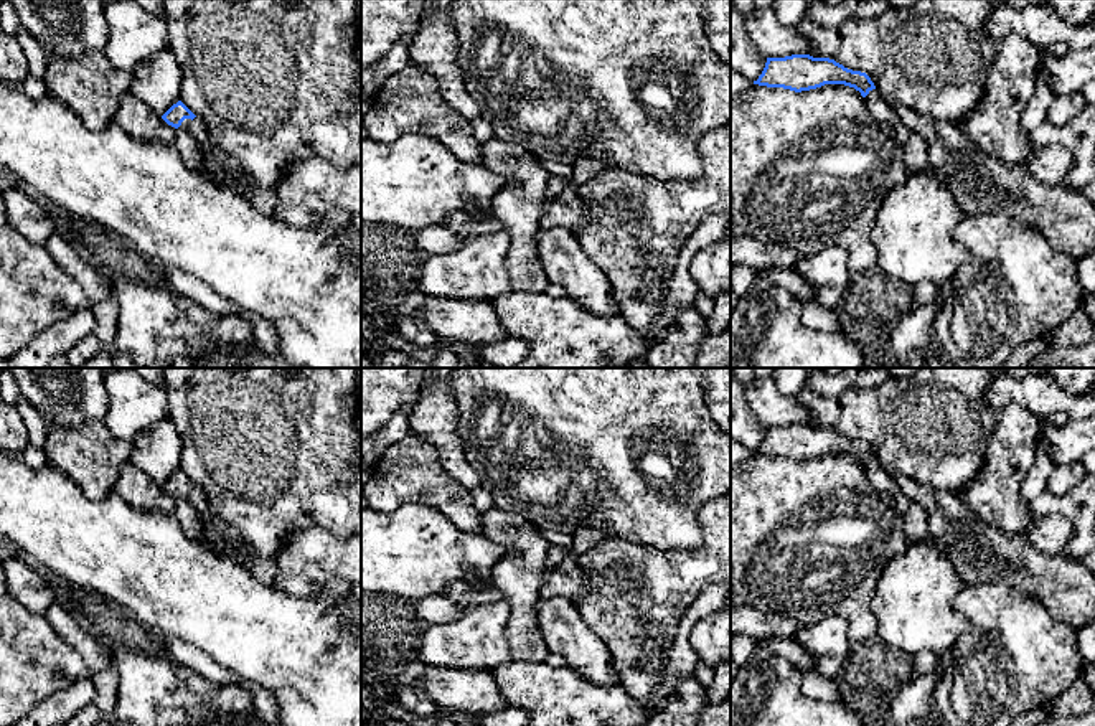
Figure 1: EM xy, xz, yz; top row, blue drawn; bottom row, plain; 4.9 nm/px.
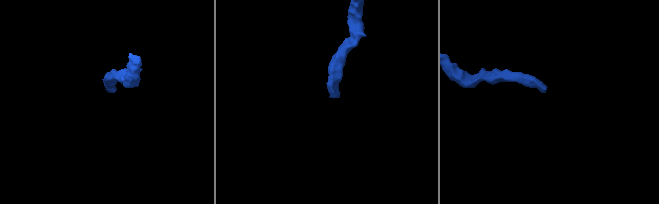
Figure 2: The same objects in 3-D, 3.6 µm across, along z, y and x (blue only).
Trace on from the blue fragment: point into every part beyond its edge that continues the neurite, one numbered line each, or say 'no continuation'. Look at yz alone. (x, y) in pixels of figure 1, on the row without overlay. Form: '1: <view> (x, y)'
no continuation

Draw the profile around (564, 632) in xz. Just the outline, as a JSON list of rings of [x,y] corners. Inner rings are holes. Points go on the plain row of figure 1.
[[[541,597],[538,627],[549,652],[562,657],[582,680],[605,688],[618,685],[607,645],[584,624],[569,599]]]

